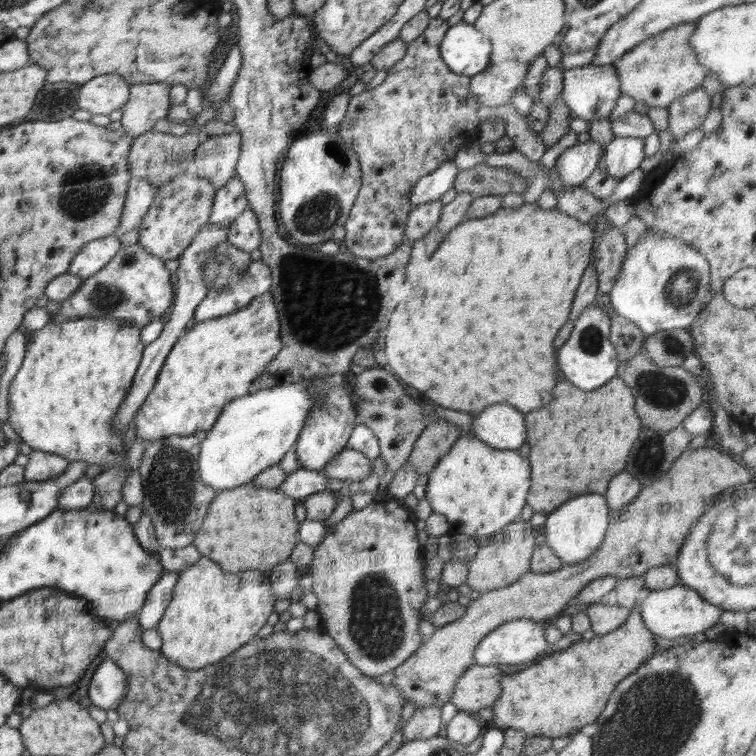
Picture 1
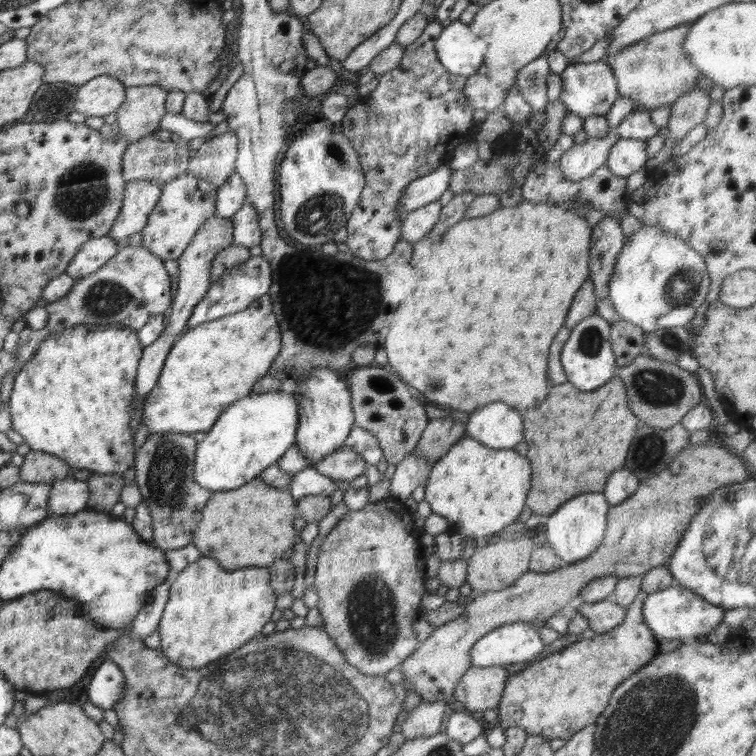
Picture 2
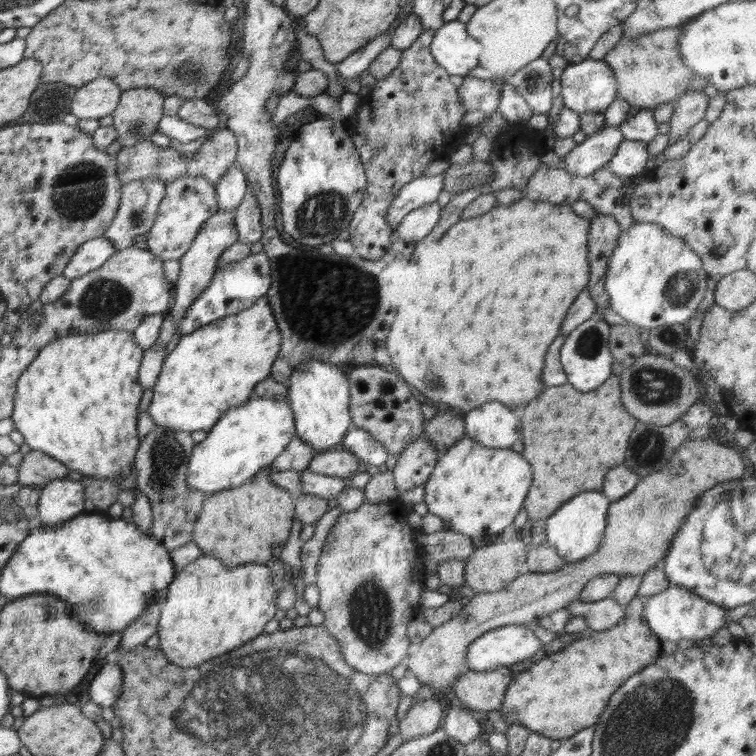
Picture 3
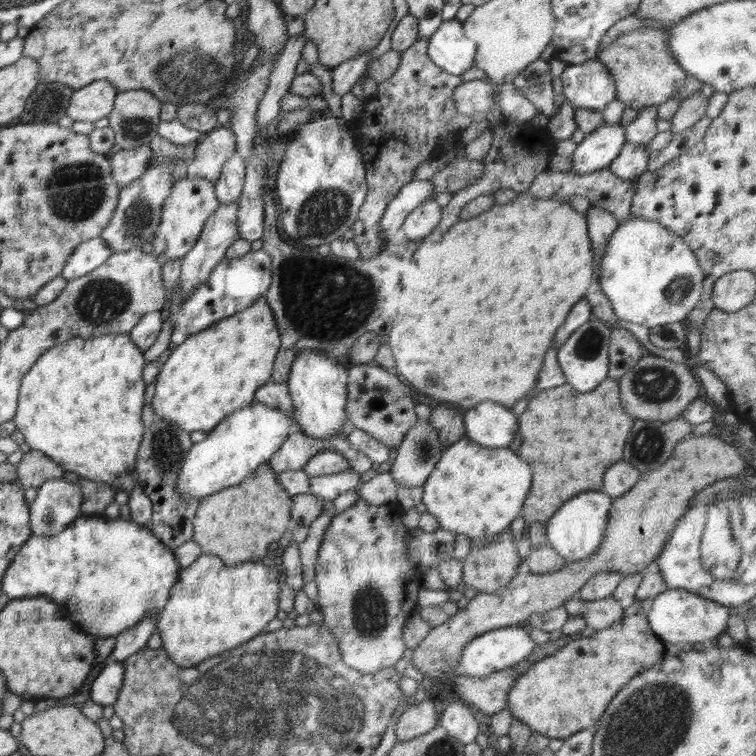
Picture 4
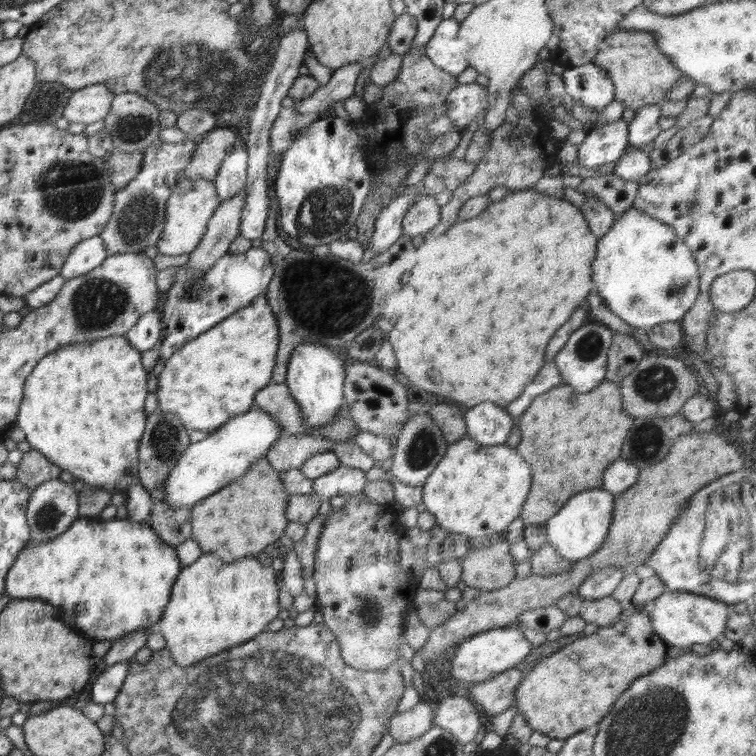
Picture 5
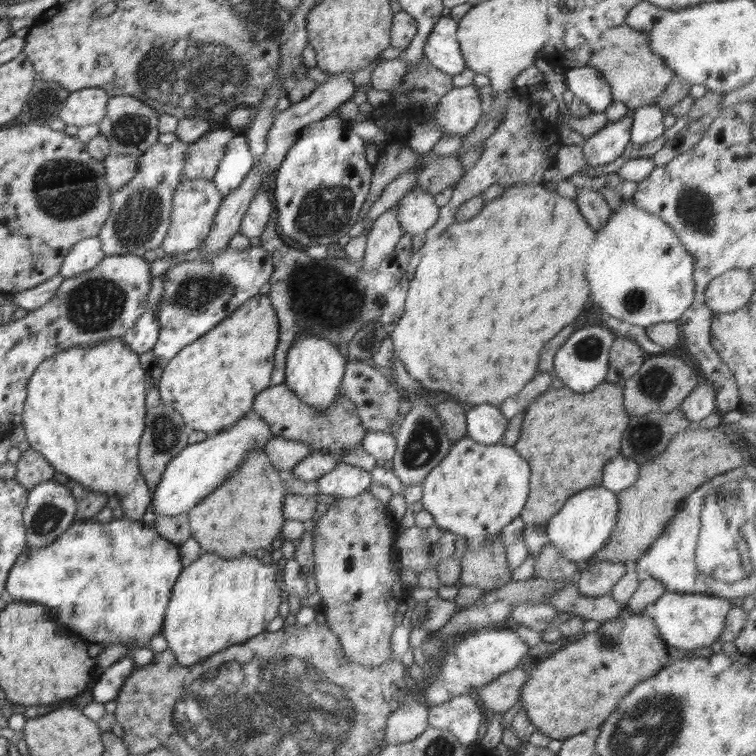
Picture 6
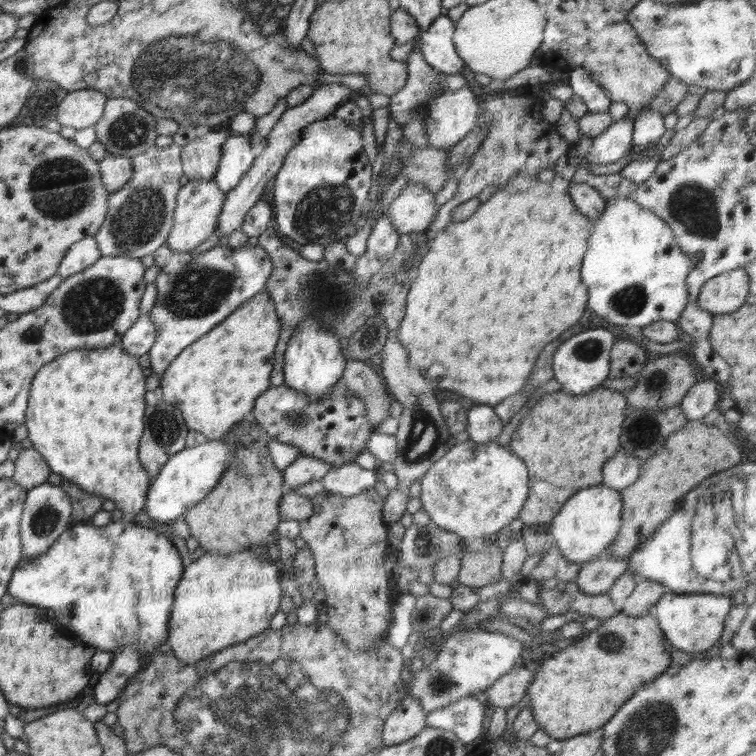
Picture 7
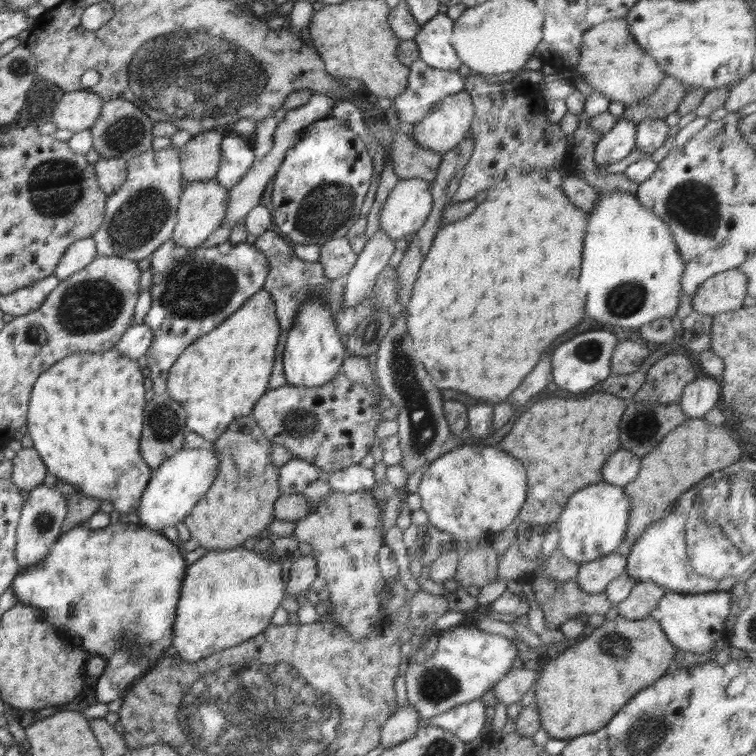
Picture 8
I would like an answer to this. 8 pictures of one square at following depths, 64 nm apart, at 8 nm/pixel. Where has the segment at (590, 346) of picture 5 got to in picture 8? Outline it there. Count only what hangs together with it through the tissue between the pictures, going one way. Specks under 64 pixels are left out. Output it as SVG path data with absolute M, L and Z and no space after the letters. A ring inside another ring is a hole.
M606 330L584 332L560 344L552 354L552 372L556 386L560 390L576 394L574 397L593 392L598 384L611 374L611 358L616 344L616 336Z

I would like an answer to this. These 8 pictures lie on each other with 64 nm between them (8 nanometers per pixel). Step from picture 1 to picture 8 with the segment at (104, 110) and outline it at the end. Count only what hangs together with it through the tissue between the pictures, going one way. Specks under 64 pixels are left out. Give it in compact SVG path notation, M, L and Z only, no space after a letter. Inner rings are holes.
M92 90L65 92L52 113L51 122L58 129L67 128L74 133L86 130L96 122L104 103Z

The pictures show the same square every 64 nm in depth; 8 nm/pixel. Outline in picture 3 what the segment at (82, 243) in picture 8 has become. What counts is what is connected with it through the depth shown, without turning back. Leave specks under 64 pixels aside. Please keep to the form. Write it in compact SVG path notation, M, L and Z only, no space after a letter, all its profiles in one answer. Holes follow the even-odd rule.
M105 237L84 242L76 249L62 275L72 281L94 272L103 266L116 251L116 247Z

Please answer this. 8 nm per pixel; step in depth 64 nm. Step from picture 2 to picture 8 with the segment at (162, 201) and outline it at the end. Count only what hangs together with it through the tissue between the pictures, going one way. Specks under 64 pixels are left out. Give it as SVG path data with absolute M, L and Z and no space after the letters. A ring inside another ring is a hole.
M215 179L191 182L180 195L178 211L176 212L176 227L172 232L172 242L178 246L187 247L202 245L222 225L222 219L226 215L228 196L229 190L220 186Z

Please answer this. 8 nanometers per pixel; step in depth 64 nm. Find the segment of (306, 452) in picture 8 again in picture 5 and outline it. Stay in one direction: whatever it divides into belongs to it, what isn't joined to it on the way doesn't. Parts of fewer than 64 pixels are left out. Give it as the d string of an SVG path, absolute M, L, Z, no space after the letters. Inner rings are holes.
M270 383L261 388L255 394L254 405L264 412L271 414L279 426L279 434L319 433L323 438L335 440L335 442L350 442L355 440L359 428L348 406L339 408L337 415L331 423L328 423L320 432L314 432L305 421L302 409L297 400L292 398L287 384Z

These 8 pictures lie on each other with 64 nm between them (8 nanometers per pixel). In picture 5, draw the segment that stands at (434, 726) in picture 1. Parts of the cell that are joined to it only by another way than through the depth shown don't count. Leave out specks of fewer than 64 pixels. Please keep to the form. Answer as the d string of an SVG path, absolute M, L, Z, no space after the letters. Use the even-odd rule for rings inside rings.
M420 700L416 706L397 712L390 720L387 732L394 743L405 744L422 736L434 726L434 712L428 701Z

